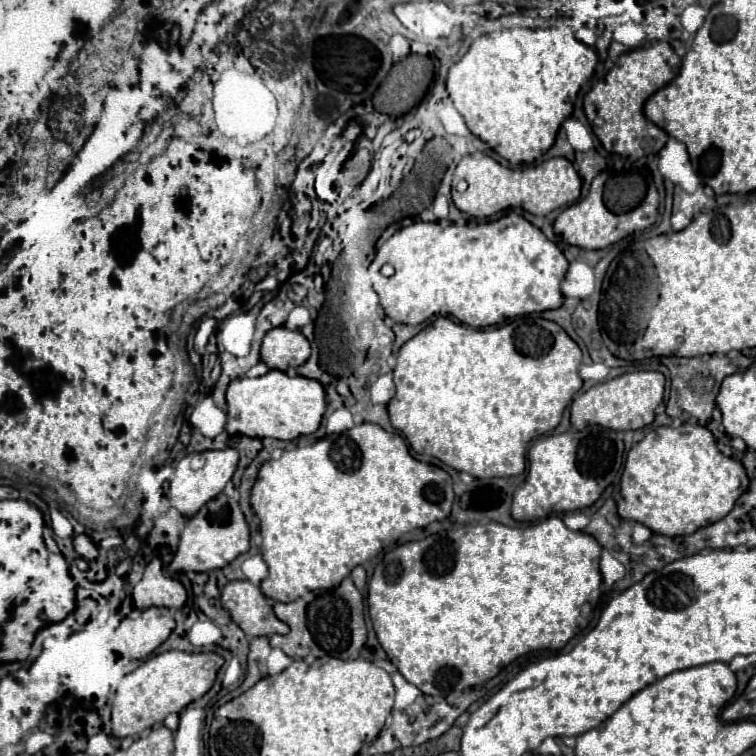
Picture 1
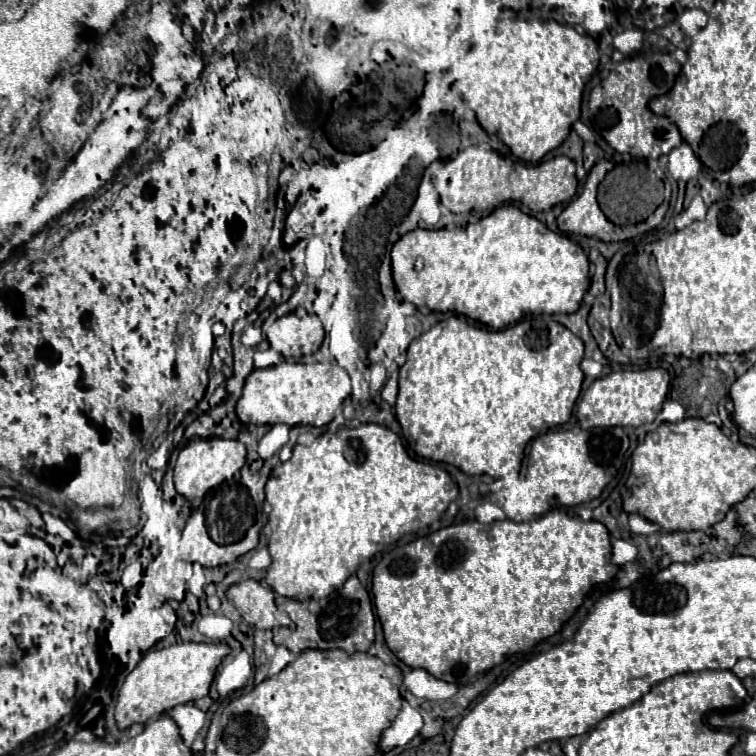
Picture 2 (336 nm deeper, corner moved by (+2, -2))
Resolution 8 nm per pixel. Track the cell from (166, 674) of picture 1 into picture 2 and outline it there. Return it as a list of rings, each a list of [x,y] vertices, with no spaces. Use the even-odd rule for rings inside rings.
[[[182,642],[162,650],[146,652],[140,664],[128,674],[126,682],[118,692],[118,704],[116,704],[118,728],[126,730],[132,724],[146,724],[152,716],[164,714],[178,704],[194,702],[198,698],[208,696],[208,688],[214,680],[216,668],[230,651],[230,647],[223,642],[208,642],[208,644]]]

